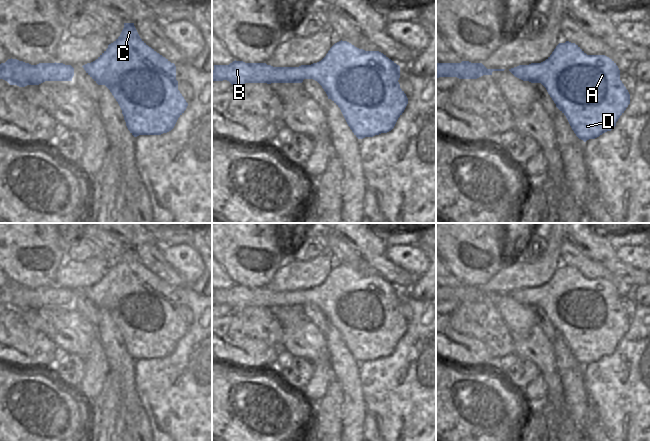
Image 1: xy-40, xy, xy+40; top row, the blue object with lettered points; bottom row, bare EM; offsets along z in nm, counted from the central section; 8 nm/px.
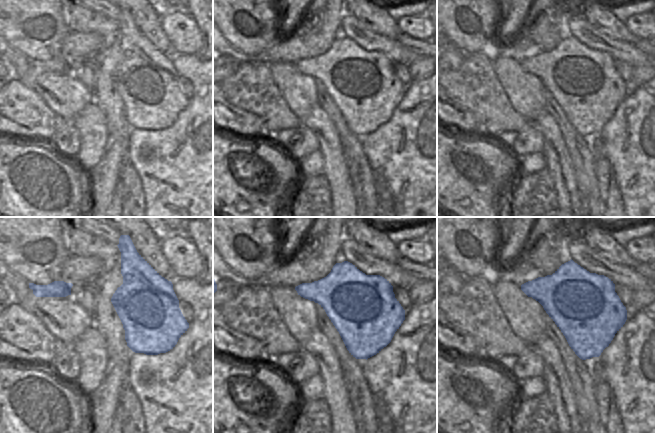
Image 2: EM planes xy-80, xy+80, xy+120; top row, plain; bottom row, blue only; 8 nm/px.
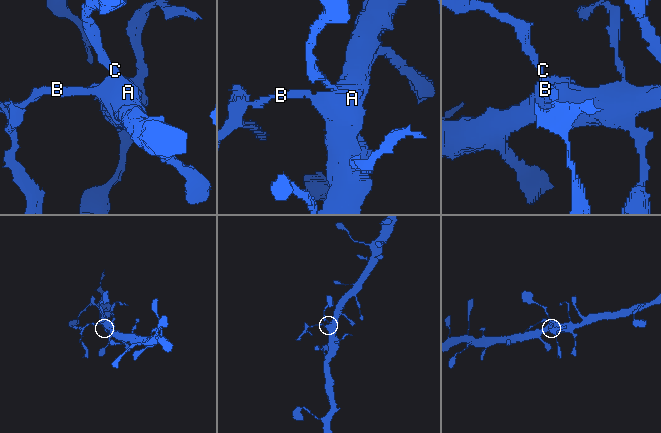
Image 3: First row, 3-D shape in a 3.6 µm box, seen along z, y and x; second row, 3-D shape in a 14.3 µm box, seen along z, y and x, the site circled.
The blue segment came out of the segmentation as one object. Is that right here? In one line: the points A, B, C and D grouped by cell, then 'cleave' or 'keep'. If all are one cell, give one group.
groups A C D / B; cleave

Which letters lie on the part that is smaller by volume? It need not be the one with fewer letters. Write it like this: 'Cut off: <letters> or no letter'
Cut off: B

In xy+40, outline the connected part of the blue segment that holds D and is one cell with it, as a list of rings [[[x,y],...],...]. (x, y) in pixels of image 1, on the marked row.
[[[569,41],[559,43],[545,61],[514,70],[546,88],[584,142],[611,131],[630,104],[616,63],[605,55],[587,55]]]

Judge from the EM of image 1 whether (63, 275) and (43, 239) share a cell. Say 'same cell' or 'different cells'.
different cells

